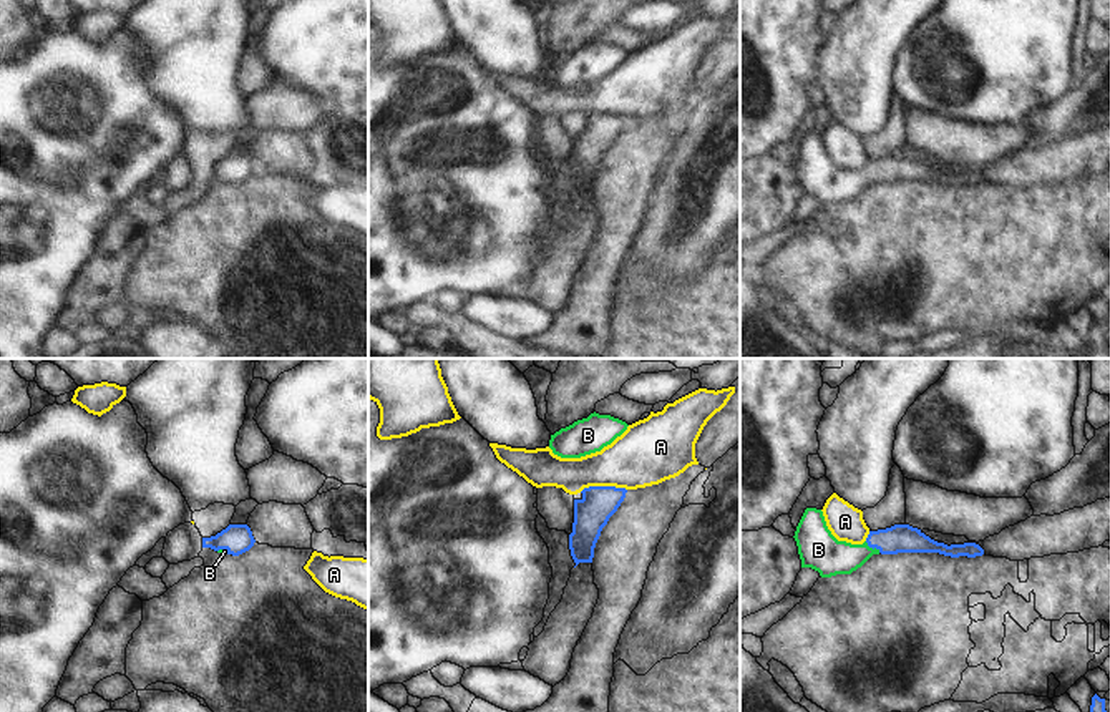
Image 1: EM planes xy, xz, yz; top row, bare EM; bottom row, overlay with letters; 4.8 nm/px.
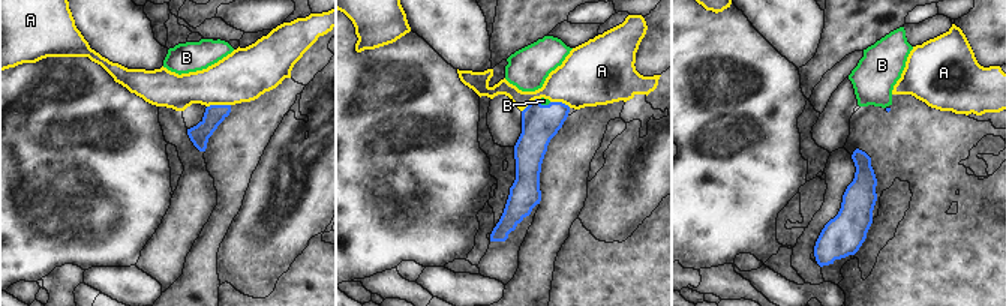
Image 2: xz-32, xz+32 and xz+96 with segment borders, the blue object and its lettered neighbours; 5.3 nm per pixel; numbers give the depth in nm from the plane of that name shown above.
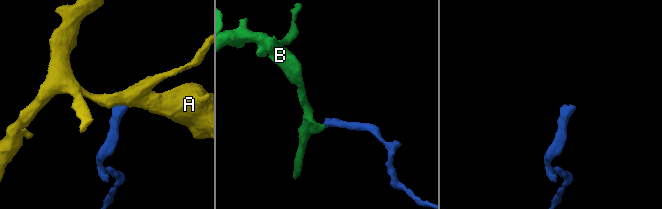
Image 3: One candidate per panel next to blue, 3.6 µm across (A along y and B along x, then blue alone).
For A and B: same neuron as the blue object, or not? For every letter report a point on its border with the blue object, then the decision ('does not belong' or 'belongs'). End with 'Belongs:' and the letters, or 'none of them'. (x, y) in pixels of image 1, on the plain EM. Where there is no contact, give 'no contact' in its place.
A: contact xz (603, 115); does not belong
B: contact yz (873, 176); belongs
Belongs: B

